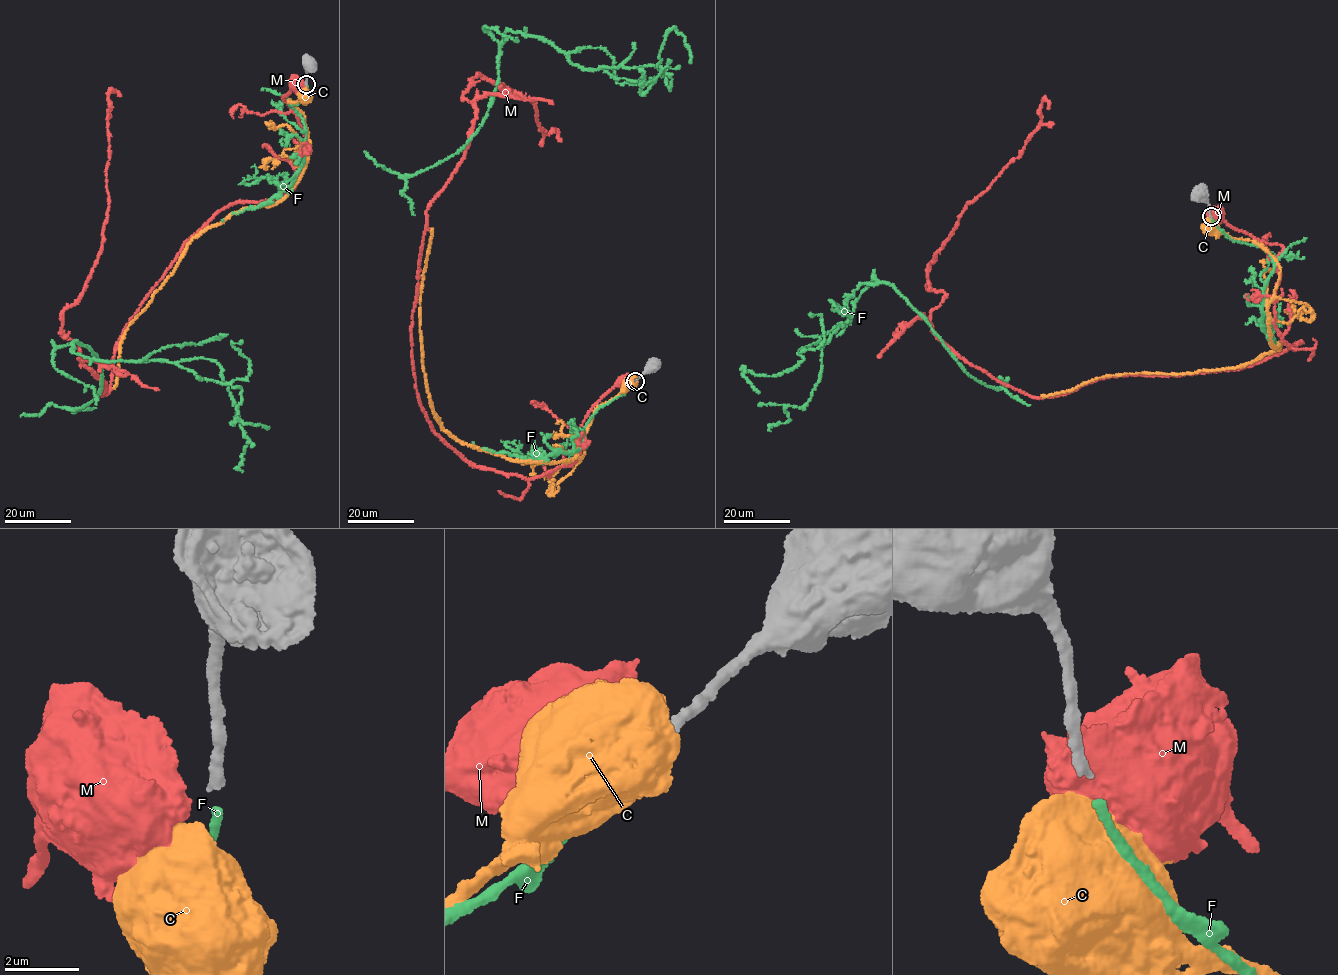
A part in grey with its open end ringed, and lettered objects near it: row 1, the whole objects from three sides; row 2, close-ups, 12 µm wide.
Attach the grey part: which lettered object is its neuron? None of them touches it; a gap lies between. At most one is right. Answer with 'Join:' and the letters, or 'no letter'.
Join: F

